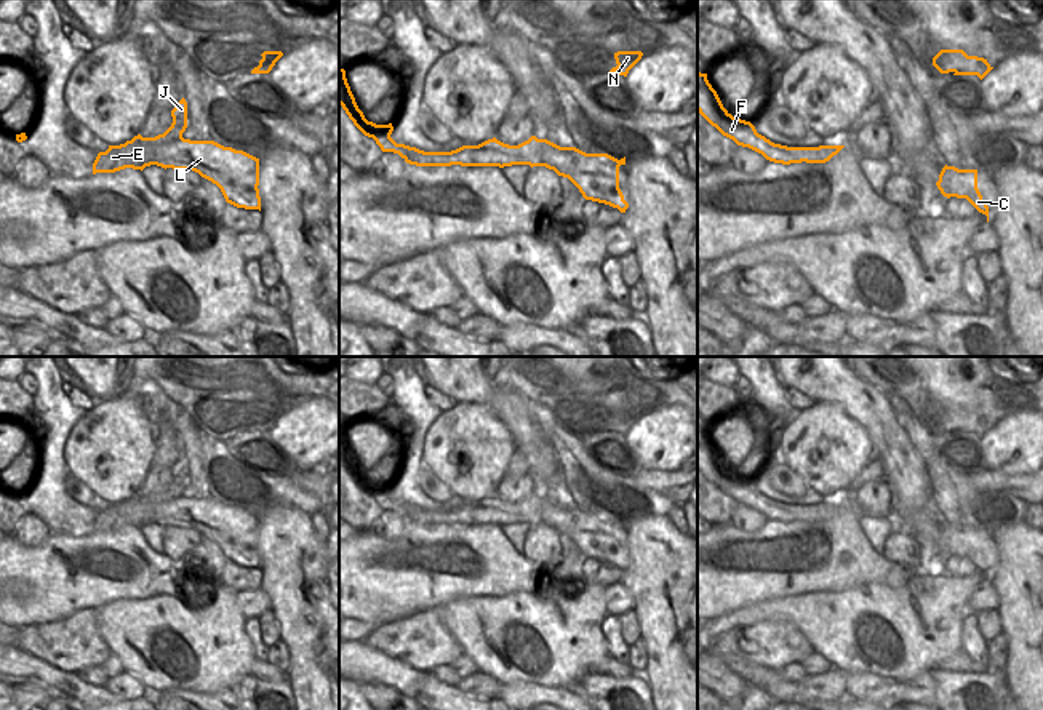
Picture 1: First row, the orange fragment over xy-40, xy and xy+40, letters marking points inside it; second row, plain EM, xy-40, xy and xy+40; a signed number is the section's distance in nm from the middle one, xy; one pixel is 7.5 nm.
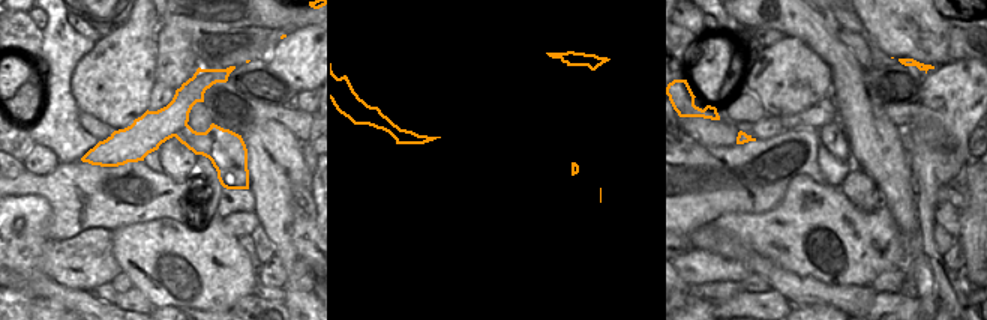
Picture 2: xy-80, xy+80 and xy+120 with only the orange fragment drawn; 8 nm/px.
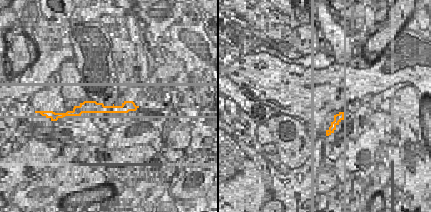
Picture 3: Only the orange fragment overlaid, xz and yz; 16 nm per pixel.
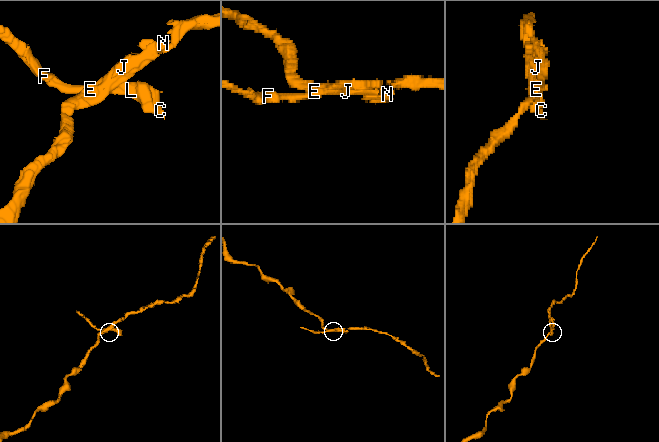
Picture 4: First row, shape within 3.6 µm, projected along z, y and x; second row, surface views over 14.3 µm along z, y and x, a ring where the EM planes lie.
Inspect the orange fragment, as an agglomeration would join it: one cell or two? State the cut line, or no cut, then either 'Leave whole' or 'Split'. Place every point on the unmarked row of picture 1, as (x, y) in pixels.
Split along xy (479, 502), (515, 514), (530, 514), (535, 518). Split

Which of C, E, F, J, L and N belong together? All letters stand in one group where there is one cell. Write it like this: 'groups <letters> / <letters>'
groups C F L / E J N

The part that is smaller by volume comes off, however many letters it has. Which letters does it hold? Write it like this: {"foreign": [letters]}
{"foreign": ["C", "F", "L"]}

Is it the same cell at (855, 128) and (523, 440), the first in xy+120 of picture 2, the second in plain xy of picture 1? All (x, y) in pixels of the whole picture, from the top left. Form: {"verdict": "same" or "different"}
{"verdict": "same"}

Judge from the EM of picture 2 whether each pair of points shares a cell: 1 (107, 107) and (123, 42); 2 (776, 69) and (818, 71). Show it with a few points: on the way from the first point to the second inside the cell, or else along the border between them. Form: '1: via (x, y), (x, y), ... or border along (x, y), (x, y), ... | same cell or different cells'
1: via (114, 90), (114, 80), (123, 59) | same cell
2: via (786, 71), (807, 71) | same cell

